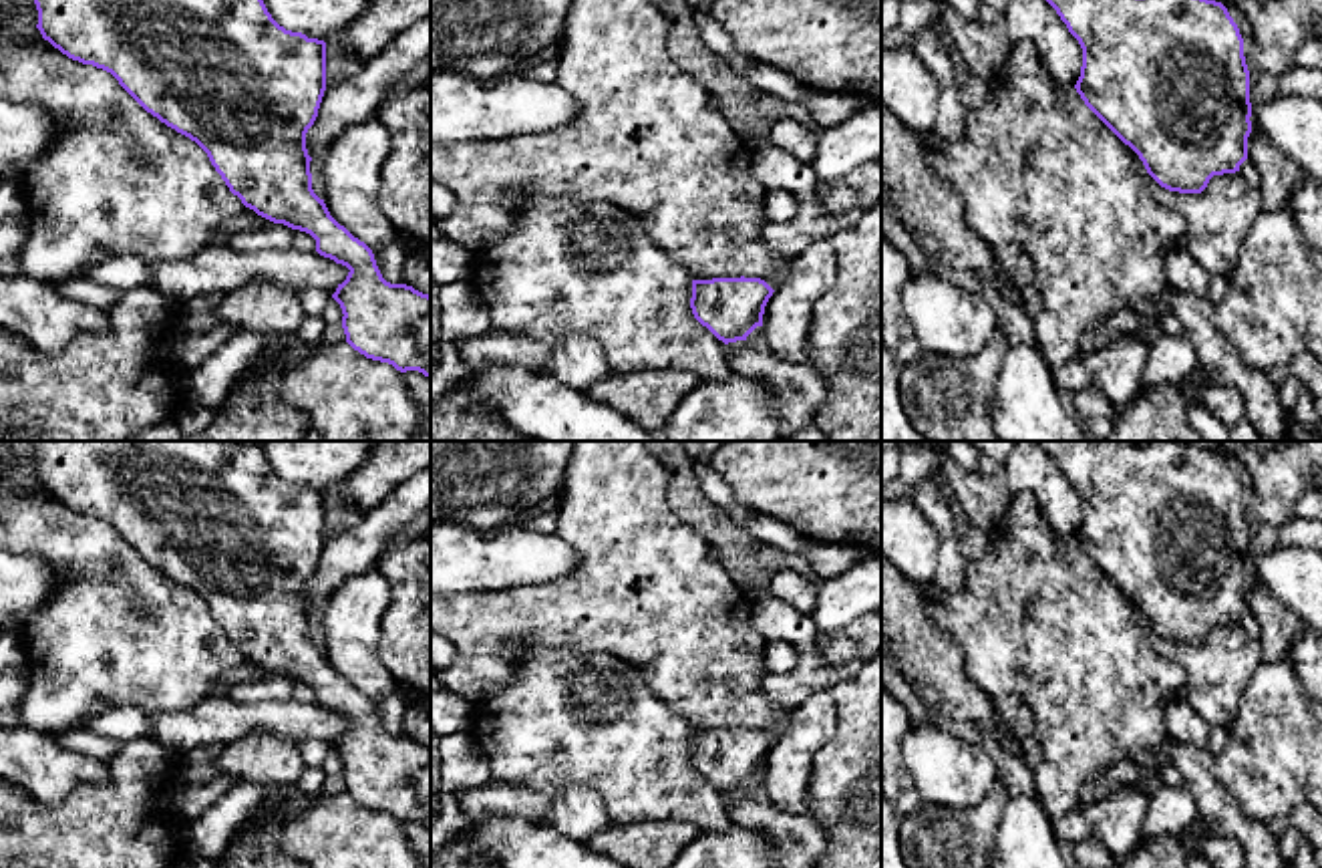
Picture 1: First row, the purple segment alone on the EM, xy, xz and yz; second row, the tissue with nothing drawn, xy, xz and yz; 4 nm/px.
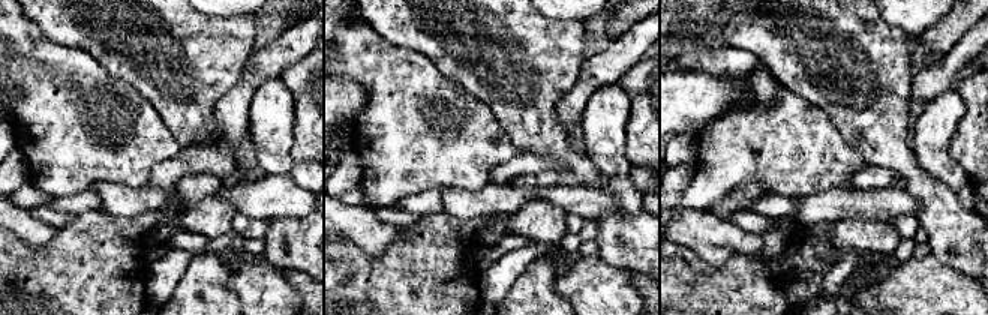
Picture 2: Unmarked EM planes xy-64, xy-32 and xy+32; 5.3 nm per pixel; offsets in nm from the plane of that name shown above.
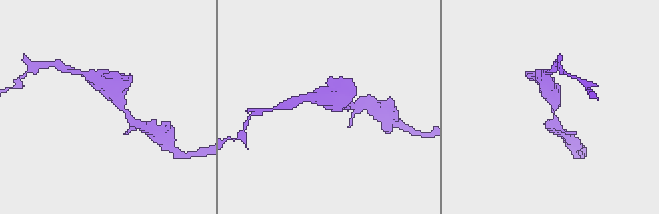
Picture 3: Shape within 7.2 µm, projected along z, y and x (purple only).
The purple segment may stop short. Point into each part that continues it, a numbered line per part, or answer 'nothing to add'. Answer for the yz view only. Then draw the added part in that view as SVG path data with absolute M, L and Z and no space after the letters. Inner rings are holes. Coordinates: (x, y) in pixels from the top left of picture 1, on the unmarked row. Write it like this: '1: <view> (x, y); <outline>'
nothing to add

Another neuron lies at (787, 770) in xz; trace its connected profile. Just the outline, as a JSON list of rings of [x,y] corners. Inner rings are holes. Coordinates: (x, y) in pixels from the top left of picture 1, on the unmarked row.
[[[817,691],[791,711],[791,723],[773,743],[763,765],[765,798],[783,814],[809,814],[813,757],[837,731],[829,691]]]

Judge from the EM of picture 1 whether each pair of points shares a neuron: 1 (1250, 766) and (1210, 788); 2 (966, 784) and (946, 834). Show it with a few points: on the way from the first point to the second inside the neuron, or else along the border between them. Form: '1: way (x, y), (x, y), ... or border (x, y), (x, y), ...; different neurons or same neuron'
1: border (1214, 758), (1216, 778), (1252, 818); different neurons
2: border (997, 780), (976, 804), (964, 808), (924, 804); different neurons

